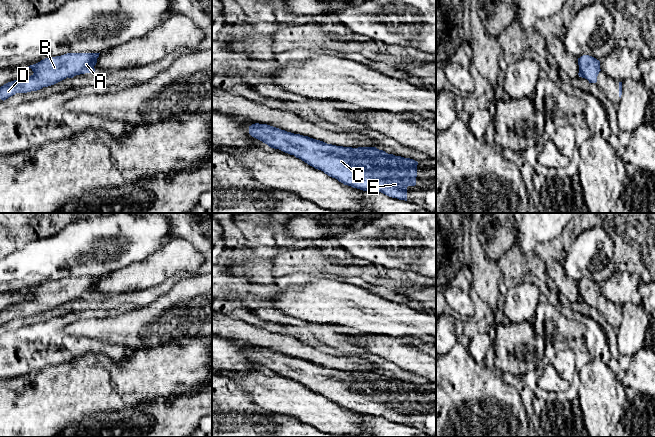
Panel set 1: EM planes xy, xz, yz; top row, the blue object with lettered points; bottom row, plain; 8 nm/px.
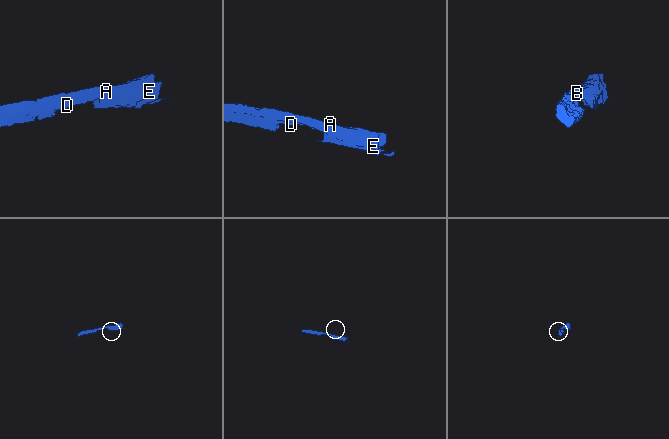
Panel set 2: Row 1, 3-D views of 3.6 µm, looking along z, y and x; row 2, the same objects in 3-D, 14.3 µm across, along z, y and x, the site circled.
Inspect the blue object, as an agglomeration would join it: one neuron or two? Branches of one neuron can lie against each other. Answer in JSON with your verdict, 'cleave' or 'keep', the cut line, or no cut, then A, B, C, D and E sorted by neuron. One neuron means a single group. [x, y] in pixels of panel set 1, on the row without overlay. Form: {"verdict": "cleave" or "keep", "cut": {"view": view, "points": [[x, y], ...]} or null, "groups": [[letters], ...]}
{"verdict": "keep", "cut": null, "groups": [["A", "B", "C", "D", "E"]]}

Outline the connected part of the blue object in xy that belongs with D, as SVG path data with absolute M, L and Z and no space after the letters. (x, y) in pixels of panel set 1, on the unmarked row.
M67 277L61 280L48 281L40 286L28 290L34 296L31 300L24 301L22 303L8 306L0 311L0 323L6 324L16 317L27 317L31 315L37 315L43 311L54 309L64 303L73 302L76 299L85 297L94 297L94 290L97 287L97 282L100 277Z

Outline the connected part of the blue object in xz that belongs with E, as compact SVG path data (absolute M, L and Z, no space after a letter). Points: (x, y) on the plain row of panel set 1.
M259 347L249 350L249 358L269 371L294 379L315 393L321 394L328 400L353 412L363 415L378 415L389 421L407 425L407 411L416 409L417 385L388 378L376 371L336 370Z

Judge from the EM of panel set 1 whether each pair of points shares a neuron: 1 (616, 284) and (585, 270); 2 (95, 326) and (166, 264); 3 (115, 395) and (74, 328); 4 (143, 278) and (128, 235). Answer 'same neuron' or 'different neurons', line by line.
1: different neurons
2: different neurons
3: different neurons
4: different neurons

